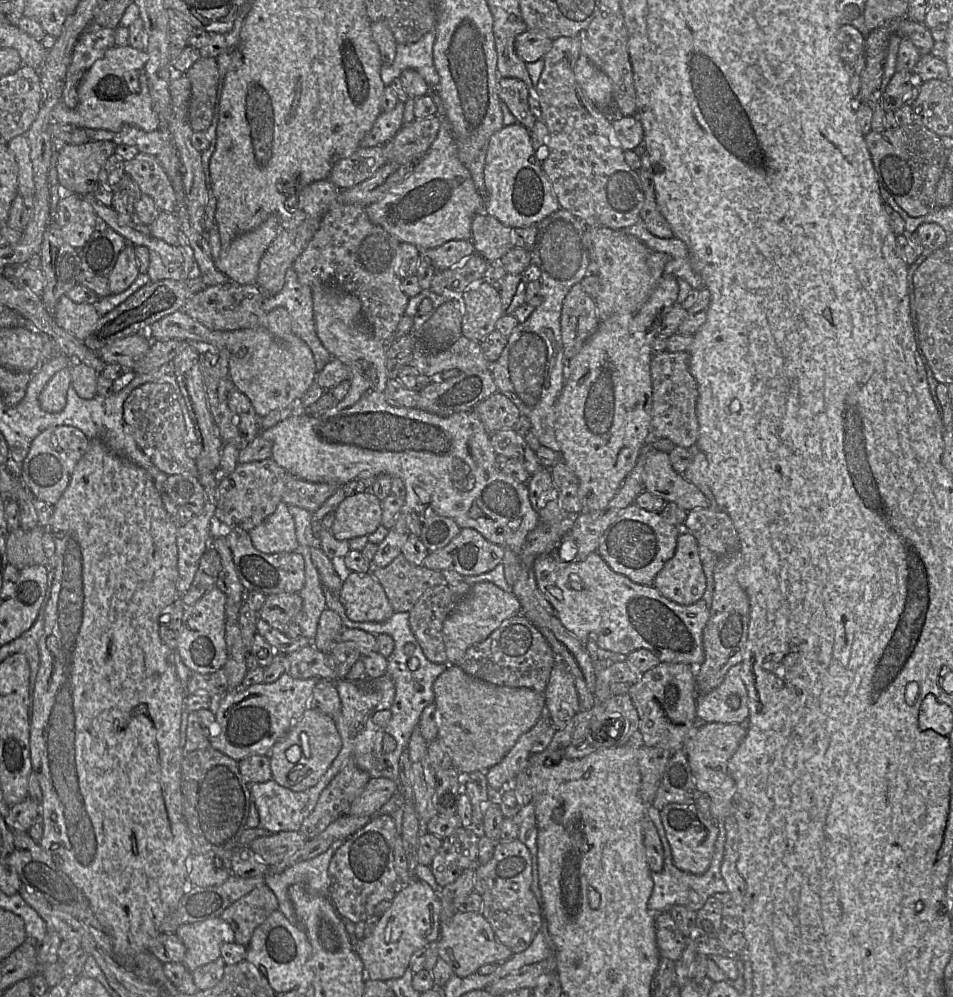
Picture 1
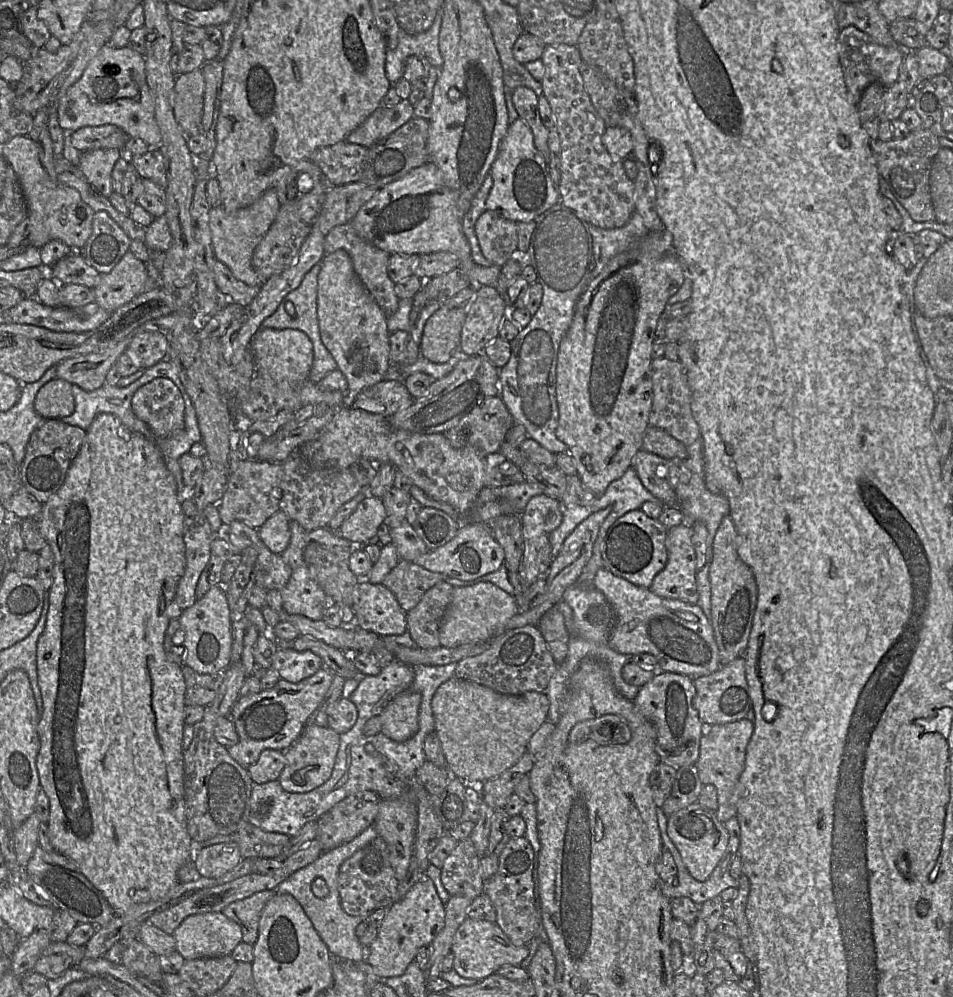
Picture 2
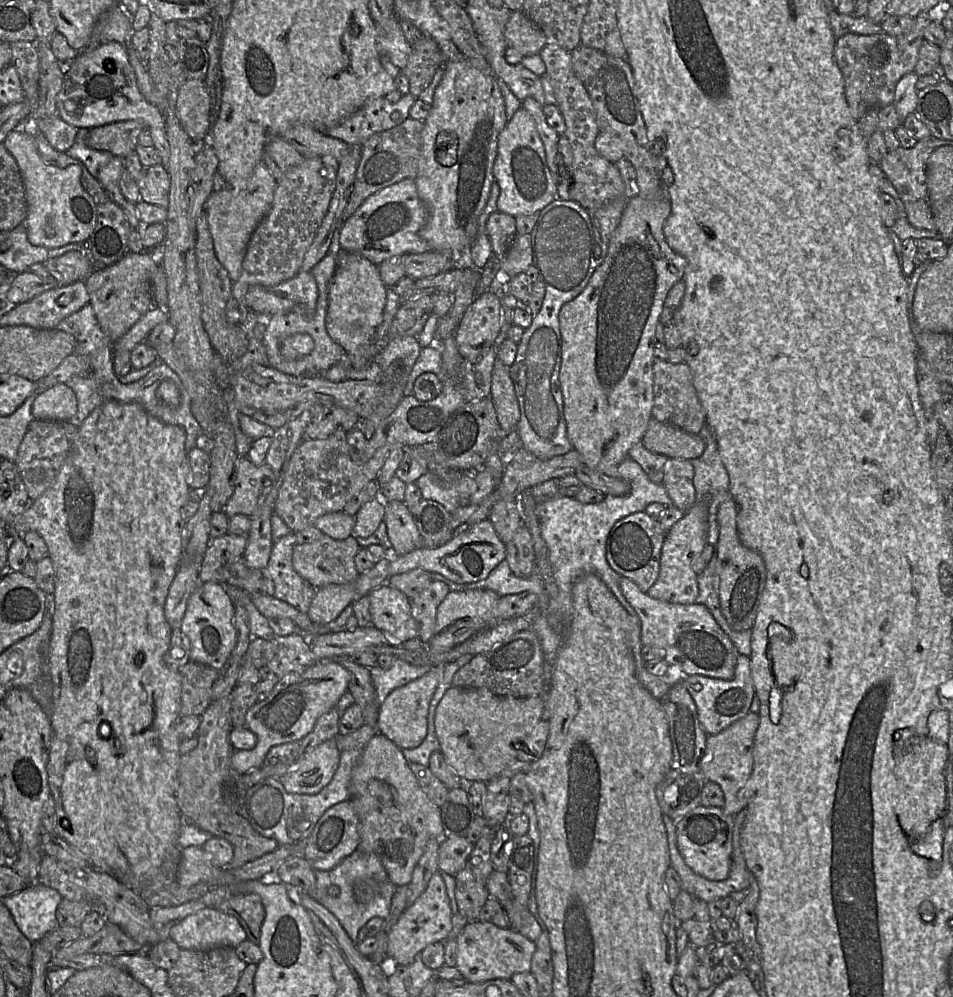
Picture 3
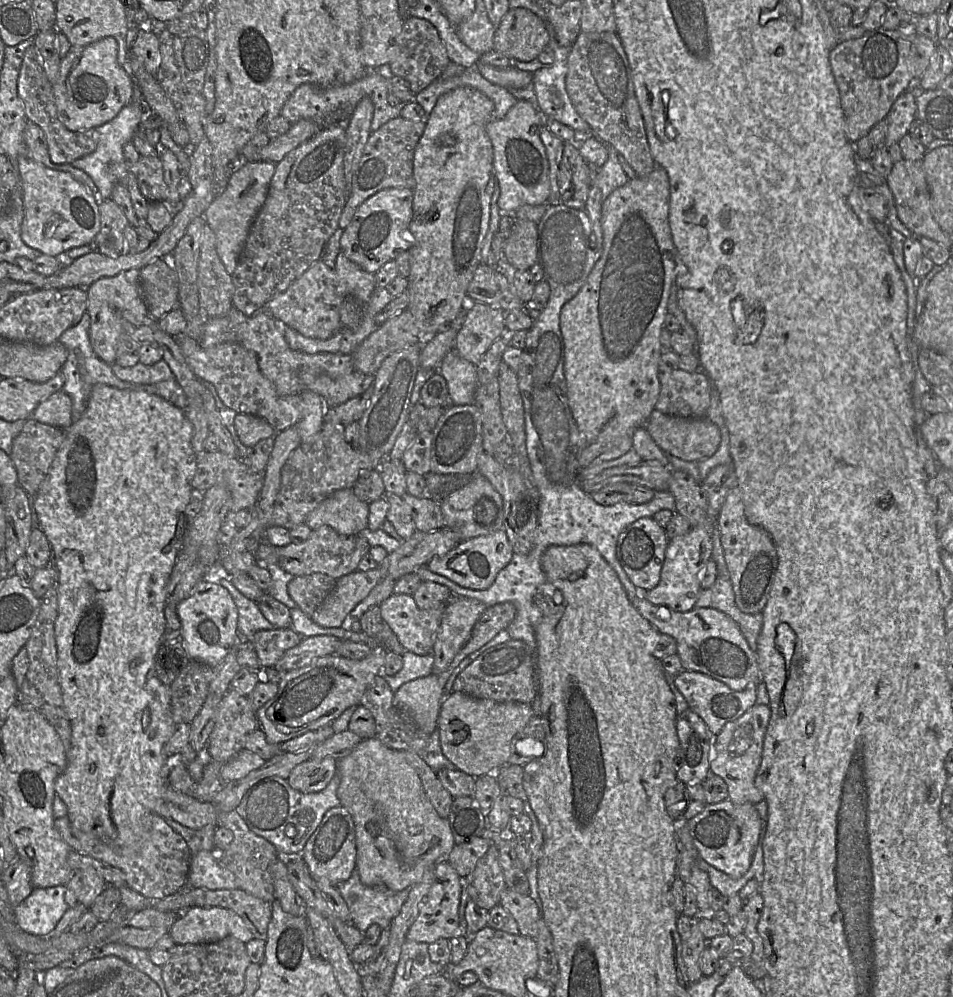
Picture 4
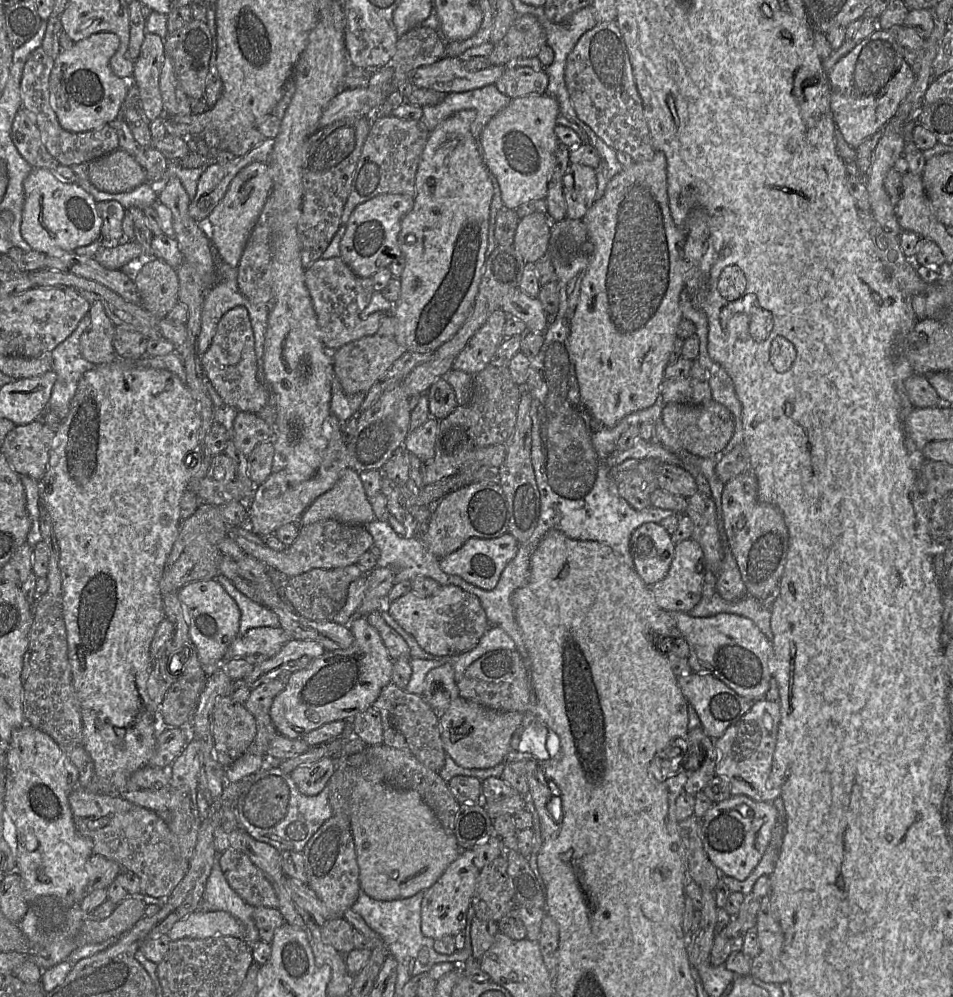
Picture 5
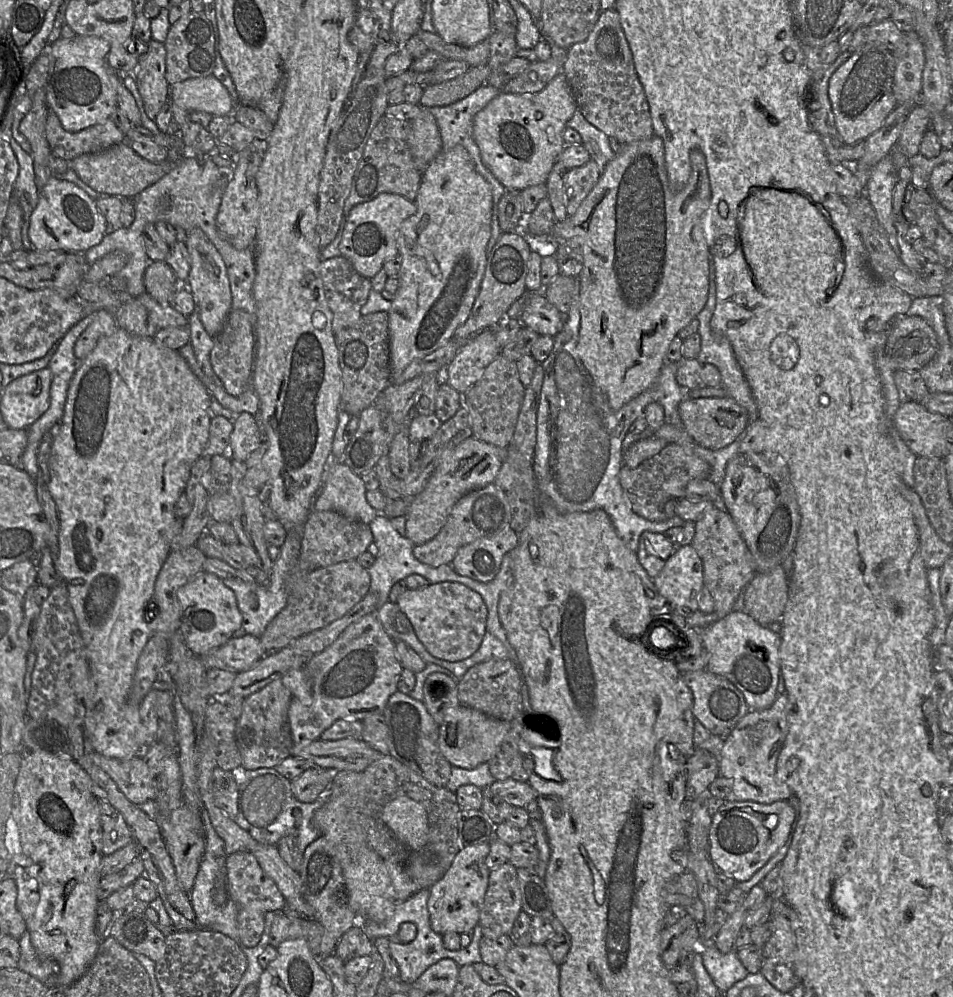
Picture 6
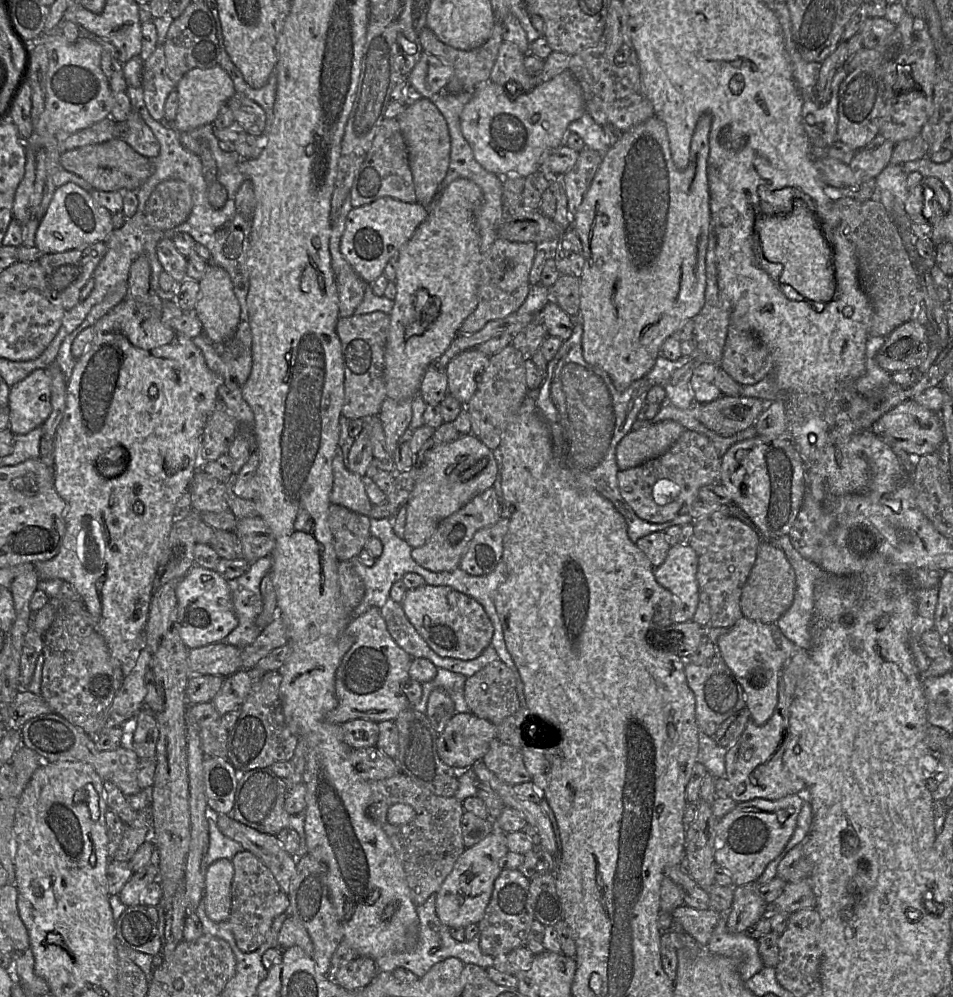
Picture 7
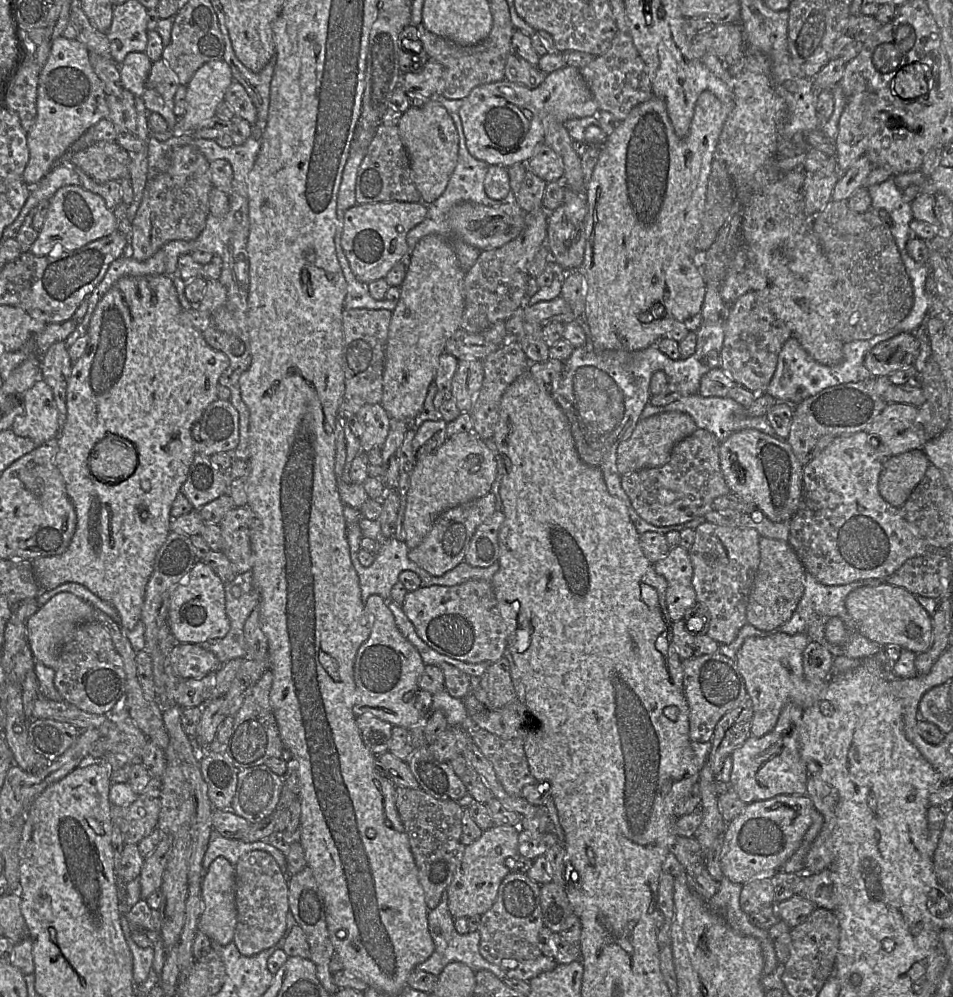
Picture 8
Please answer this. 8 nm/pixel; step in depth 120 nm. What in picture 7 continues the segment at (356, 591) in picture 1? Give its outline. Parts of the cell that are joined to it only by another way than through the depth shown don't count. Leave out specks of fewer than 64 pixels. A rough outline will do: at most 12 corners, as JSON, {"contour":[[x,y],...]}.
{"contour":[[450,586],[409,589],[401,605],[441,657],[491,644],[483,606]]}

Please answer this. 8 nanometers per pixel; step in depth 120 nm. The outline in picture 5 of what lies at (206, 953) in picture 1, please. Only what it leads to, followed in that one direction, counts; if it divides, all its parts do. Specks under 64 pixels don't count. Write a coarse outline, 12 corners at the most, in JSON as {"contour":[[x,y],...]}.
{"contour":[[198,909],[177,921],[171,941],[233,936],[245,927],[225,911]]}

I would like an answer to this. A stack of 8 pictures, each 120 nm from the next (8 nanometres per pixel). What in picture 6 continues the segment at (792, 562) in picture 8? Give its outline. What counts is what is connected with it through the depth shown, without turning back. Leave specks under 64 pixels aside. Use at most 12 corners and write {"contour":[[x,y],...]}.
{"contour":[[782,565],[756,572],[744,611],[767,626],[781,621],[789,595]]}

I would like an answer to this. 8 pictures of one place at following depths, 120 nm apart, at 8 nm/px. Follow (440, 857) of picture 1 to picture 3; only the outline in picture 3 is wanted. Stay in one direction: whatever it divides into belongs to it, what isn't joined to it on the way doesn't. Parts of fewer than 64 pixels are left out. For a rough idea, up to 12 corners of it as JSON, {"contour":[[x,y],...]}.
{"contour":[[469,863],[454,878],[459,913],[477,921],[490,898]]}

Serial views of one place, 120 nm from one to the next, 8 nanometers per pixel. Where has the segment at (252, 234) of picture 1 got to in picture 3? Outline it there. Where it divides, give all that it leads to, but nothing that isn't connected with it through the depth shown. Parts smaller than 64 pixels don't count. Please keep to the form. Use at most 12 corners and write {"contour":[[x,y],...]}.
{"contour":[[262,161],[245,186],[204,205],[216,257],[232,282],[271,209],[276,180]]}

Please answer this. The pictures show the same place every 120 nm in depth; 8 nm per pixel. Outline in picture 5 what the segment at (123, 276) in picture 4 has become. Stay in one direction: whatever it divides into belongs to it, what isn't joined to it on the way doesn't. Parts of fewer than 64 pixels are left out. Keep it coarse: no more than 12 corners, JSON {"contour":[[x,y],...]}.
{"contour":[[100,301],[90,303],[81,355],[94,365],[118,358],[114,324]]}

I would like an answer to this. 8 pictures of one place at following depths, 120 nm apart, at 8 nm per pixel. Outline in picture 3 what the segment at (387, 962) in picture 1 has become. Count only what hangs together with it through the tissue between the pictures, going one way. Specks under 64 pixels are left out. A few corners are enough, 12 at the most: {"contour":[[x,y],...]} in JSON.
{"contour":[[438,870],[392,927],[388,958],[409,965],[452,930]]}

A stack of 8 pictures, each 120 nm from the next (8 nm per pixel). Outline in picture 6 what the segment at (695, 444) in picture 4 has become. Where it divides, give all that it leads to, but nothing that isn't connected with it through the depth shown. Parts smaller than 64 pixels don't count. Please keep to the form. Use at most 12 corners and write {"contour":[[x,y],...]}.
{"contour":[[730,397],[688,398],[682,428],[706,449],[734,442],[748,412]]}

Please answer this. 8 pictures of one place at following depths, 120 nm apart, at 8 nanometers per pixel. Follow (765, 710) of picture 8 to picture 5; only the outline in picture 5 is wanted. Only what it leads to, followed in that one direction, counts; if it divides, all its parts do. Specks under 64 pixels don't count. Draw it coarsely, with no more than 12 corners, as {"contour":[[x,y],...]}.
{"contour":[[733,613],[670,614],[693,672],[765,697],[772,642]]}

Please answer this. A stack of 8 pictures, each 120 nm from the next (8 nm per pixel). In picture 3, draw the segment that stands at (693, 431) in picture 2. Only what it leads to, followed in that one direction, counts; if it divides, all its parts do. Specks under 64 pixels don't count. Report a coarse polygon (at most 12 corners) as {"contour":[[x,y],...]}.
{"contour":[[653,363],[652,418],[697,435],[705,411],[686,363]]}

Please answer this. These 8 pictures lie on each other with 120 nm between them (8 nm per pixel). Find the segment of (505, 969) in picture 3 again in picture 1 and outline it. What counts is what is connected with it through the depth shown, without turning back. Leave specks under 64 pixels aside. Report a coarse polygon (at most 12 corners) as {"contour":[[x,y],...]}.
{"contour":[[457,912],[438,950],[460,978],[513,955],[485,917]]}

